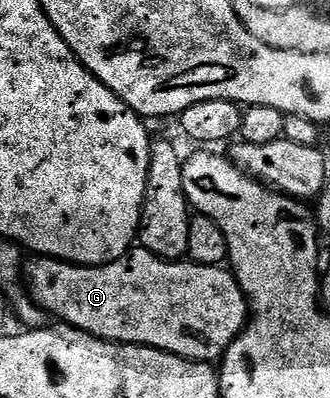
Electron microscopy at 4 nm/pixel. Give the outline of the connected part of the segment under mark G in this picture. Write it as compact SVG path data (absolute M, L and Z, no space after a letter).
M133 246L117 260L109 262L104 266L78 266L75 263L61 262L55 258L45 258L42 256L32 257L23 266L23 284L26 284L26 293L30 296L34 304L48 315L55 315L58 321L64 322L68 326L76 327L85 331L95 338L103 338L111 342L121 342L124 345L141 345L153 347L156 350L163 350L169 354L175 354L179 358L193 359L195 362L215 362L218 361L224 352L231 346L236 336L244 329L249 317L249 303L244 296L243 289L240 288L234 273L226 267L197 265L190 260L180 260L178 262L165 261L156 254L149 252L140 246Z

